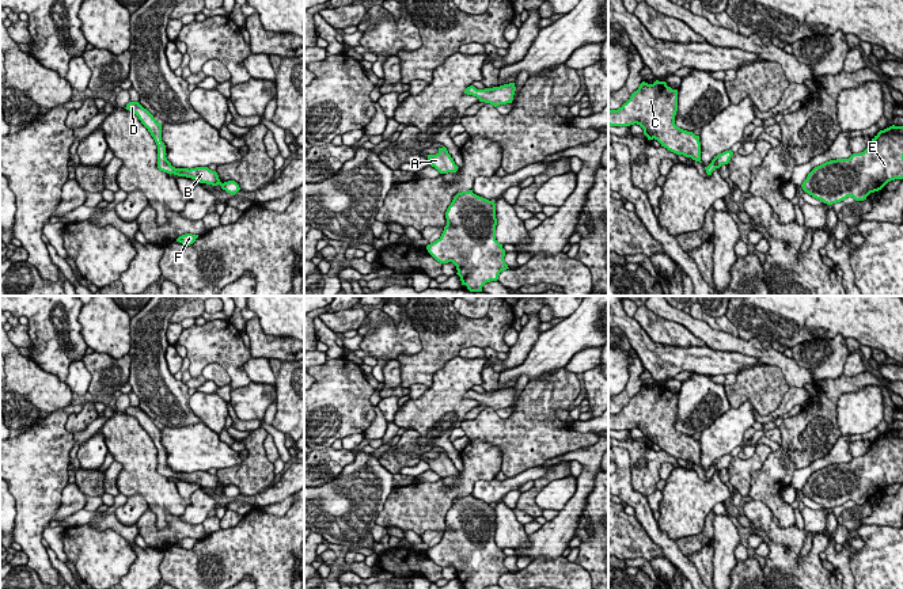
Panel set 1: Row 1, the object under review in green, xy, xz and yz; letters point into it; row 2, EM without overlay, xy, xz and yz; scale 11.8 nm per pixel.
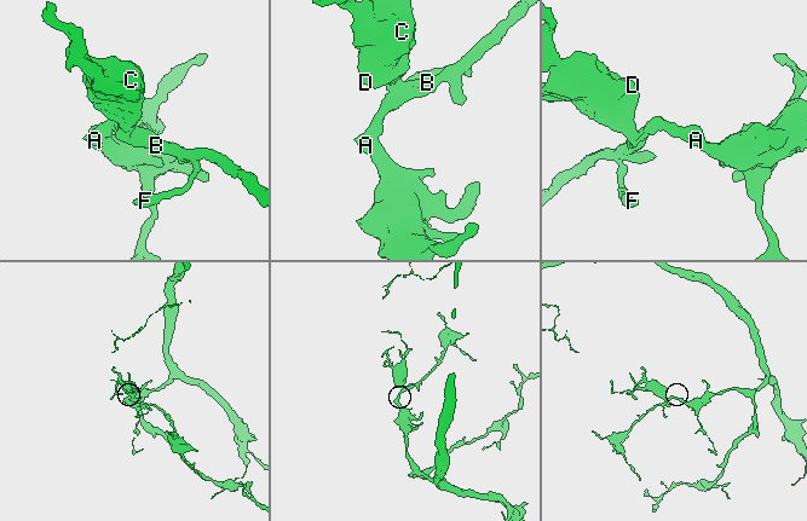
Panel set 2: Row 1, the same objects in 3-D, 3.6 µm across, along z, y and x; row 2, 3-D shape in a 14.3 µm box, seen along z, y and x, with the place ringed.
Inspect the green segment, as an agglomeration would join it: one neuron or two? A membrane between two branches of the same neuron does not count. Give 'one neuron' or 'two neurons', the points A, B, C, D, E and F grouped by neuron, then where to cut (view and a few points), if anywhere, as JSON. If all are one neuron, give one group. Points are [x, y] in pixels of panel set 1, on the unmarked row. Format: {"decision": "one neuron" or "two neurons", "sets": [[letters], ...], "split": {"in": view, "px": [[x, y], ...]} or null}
{"decision": "one neuron", "sets": [["A", "B", "C", "D", "E", "F"]], "split": null}

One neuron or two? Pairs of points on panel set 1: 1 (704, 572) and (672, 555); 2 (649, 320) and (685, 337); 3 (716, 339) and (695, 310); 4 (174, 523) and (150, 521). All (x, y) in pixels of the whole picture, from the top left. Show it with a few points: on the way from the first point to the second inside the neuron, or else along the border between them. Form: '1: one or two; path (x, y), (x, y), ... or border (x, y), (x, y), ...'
1: two; border (686, 557), (699, 574)
2: one; path (657, 327), (661, 331), (676, 334)
3: two; border (689, 312), (731, 335)
4: one; path (167, 529), (158, 531), (155, 528)

